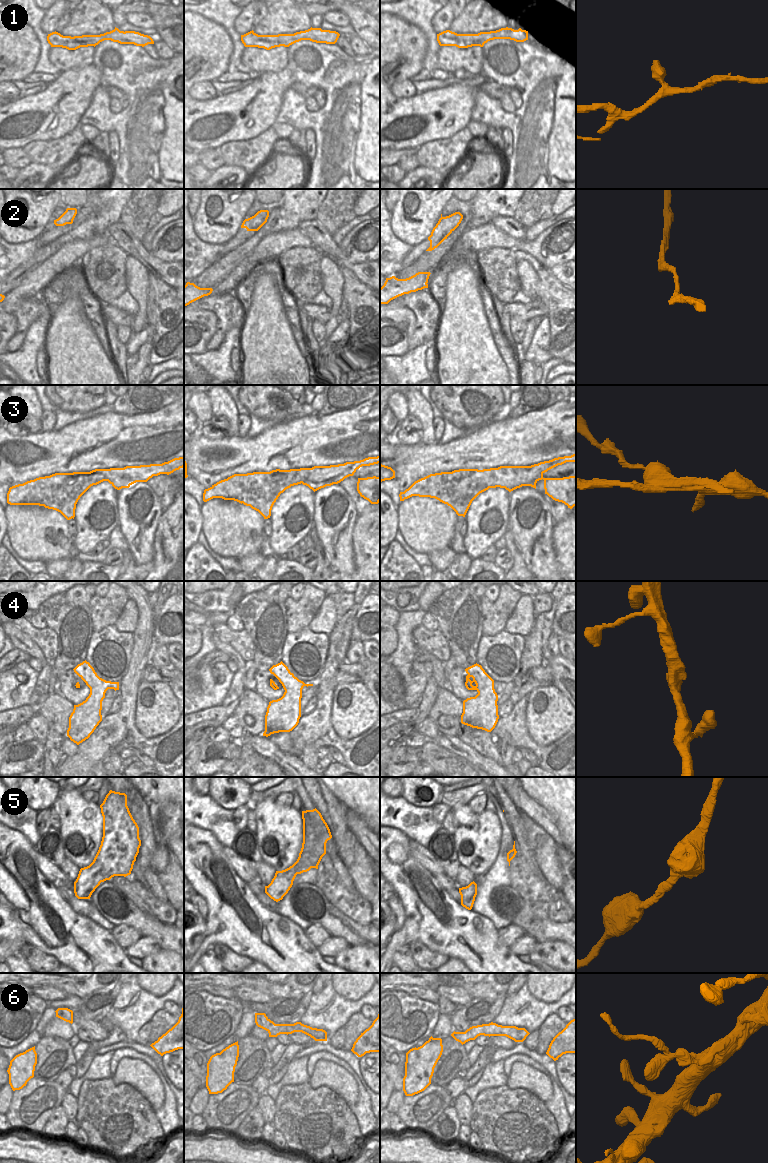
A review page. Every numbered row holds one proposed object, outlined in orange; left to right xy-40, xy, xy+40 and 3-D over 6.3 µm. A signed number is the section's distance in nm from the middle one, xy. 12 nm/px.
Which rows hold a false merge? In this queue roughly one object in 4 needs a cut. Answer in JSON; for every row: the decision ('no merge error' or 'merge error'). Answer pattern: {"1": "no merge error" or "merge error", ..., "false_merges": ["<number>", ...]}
{"1": "no merge error", "2": "merge error", "3": "merge error", "4": "no merge error", "5": "no merge error", "6": "no merge error", "false_merges": ["2", "3"]}

